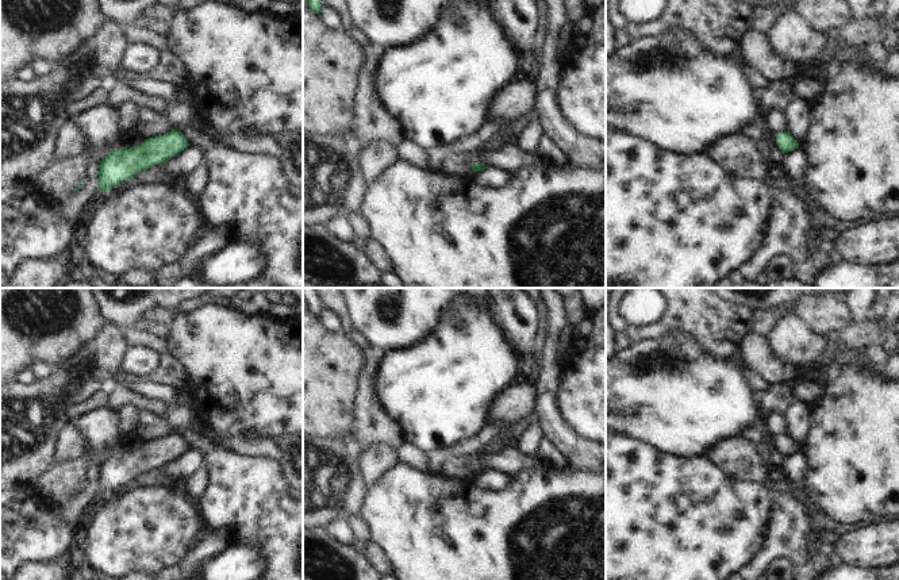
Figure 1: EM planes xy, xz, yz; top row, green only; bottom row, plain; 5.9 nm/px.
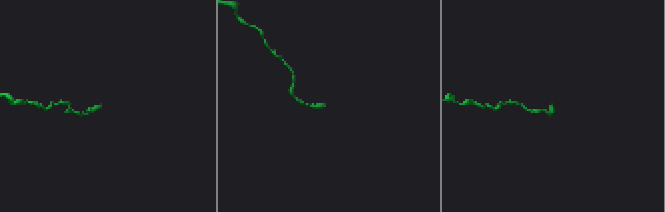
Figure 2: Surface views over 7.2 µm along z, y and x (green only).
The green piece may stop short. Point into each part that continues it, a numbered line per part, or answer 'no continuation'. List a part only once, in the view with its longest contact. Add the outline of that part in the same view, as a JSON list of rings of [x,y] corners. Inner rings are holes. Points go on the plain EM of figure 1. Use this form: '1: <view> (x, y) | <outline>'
no continuation

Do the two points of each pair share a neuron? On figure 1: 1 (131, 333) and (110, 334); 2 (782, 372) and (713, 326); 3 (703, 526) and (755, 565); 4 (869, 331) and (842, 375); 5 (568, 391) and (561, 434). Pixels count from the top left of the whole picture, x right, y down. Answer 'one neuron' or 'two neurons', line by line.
1: two neurons
2: two neurons
3: two neurons
4: two neurons
5: two neurons

